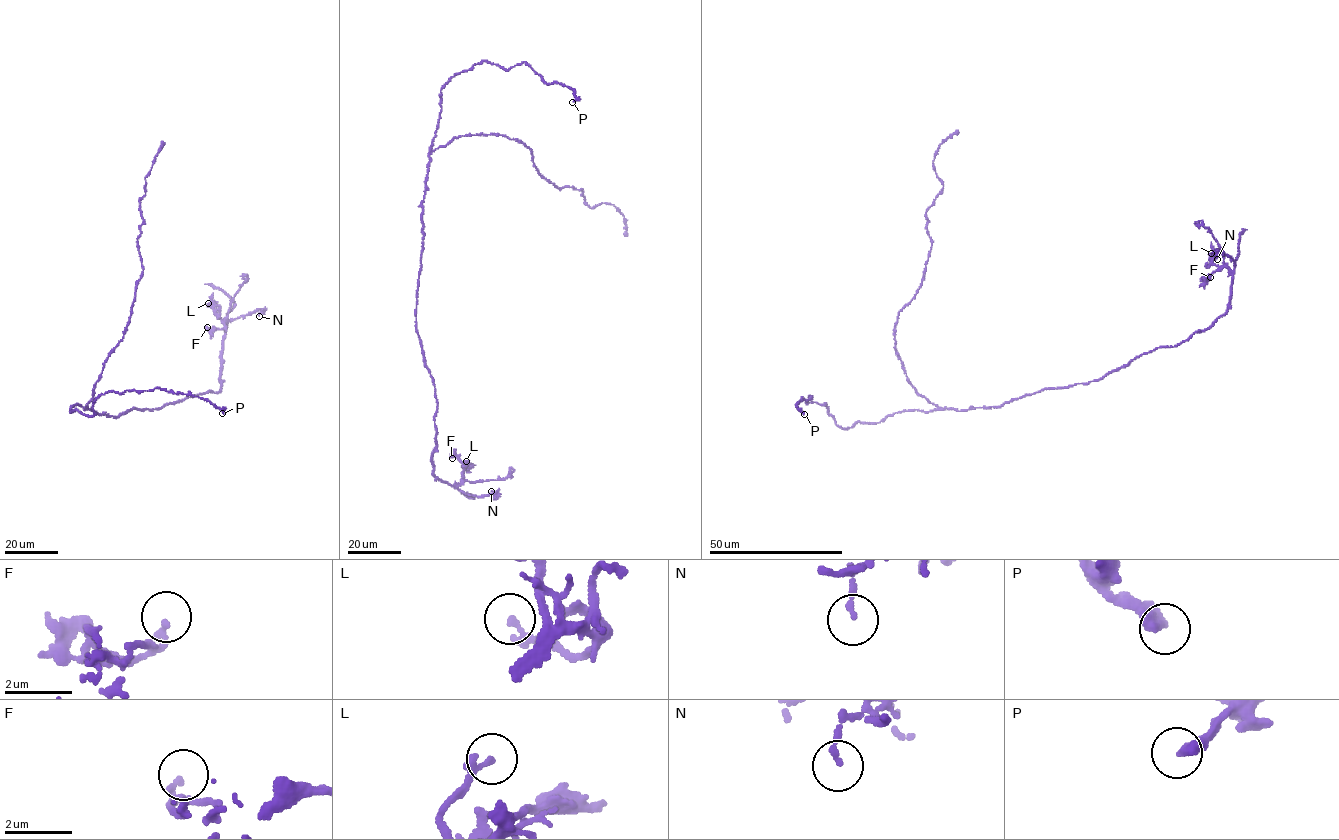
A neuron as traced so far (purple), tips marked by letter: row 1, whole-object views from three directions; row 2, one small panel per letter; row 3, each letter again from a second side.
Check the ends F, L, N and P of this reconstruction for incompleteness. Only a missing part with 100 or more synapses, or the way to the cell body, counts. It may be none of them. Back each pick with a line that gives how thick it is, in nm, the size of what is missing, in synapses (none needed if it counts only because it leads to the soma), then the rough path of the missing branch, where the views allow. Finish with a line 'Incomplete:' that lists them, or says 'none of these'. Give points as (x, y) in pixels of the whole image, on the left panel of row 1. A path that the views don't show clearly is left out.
Incomplete: none of these

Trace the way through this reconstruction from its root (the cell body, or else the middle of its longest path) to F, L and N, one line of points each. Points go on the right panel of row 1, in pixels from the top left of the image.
F: (990, 407), (1098, 380), (1135, 357), (1202, 331), (1227, 311), (1232, 273), (1224, 267), (1210, 277)
L: (990, 407), (1098, 380), (1210, 326), (1227, 311), (1232, 276), (1213, 265), (1217, 254), (1211, 253)
N: (990, 407), (1098, 380), (1135, 357), (1202, 331), (1228, 306), (1235, 265), (1223, 250), (1217, 259)

